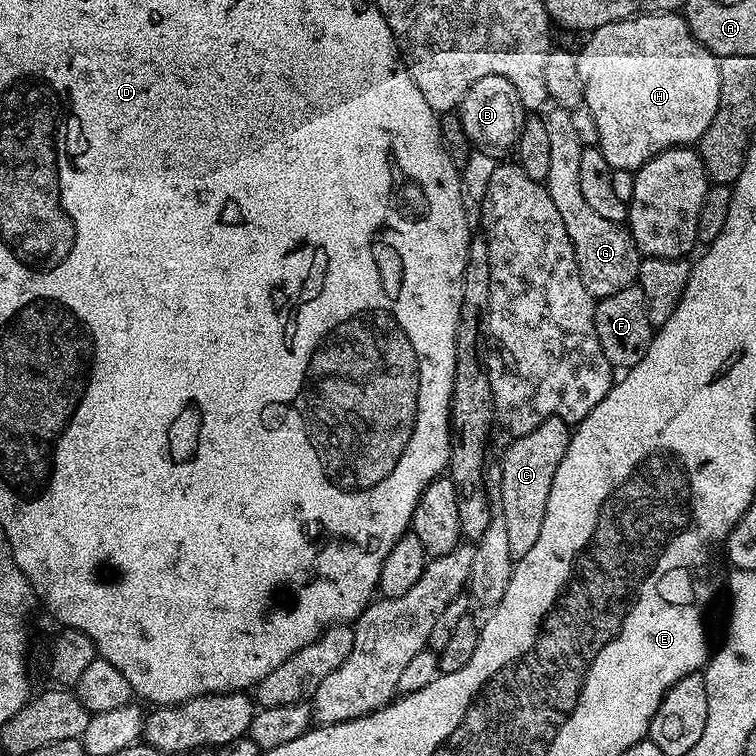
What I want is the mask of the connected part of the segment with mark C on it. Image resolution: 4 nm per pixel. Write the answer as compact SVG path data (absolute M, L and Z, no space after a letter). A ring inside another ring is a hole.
M552 418L542 422L538 430L530 430L530 434L515 437L511 441L512 445L504 452L504 461L499 461L498 467L502 474L499 511L506 522L506 535L513 557L525 556L542 531L542 518L546 518L546 498L550 498L554 473L558 471L568 449L569 435L569 425L563 420Z

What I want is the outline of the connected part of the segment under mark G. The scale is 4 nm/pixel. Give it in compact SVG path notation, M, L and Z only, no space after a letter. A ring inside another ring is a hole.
M555 106L549 107L547 112L545 124L550 134L550 170L546 187L550 198L554 198L554 206L558 206L558 214L562 214L562 222L566 222L570 242L576 245L576 261L582 282L593 298L603 298L623 288L631 288L640 278L642 253L632 241L632 233L627 227L594 214L594 210L586 206L586 198L582 198L579 162L582 161L585 145L580 144L578 134L574 134L572 112ZM580 228L584 236L580 236Z

